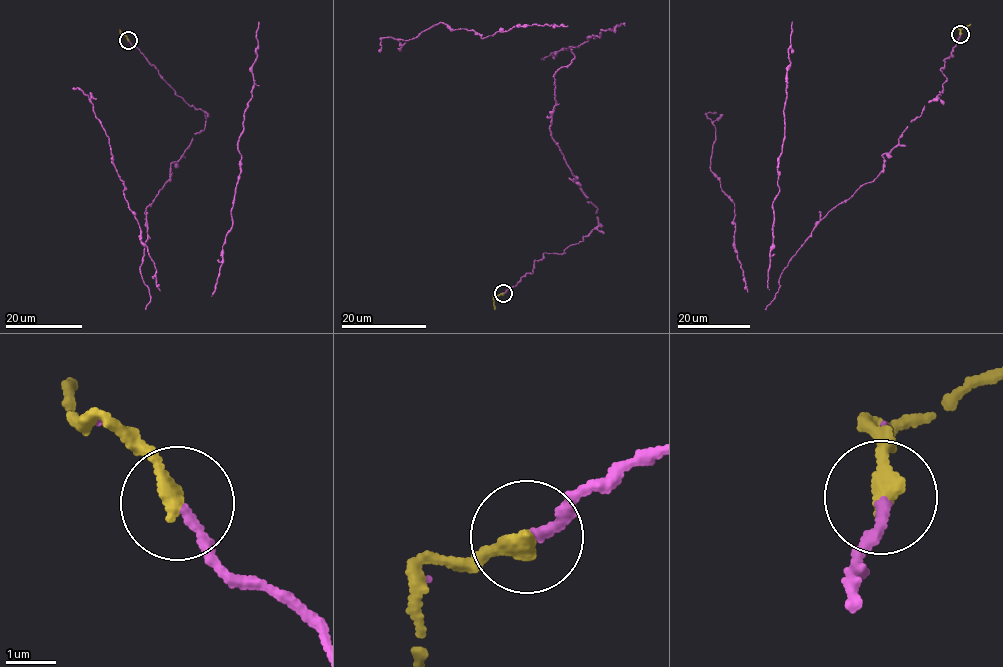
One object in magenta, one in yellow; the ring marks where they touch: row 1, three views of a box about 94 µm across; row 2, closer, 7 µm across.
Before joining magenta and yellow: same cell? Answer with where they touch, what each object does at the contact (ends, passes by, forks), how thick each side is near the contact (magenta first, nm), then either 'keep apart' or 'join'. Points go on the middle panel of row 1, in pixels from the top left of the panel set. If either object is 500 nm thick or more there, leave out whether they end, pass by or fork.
(503, 293) | magenta ends | yellow ends | 170/360 nm | join

